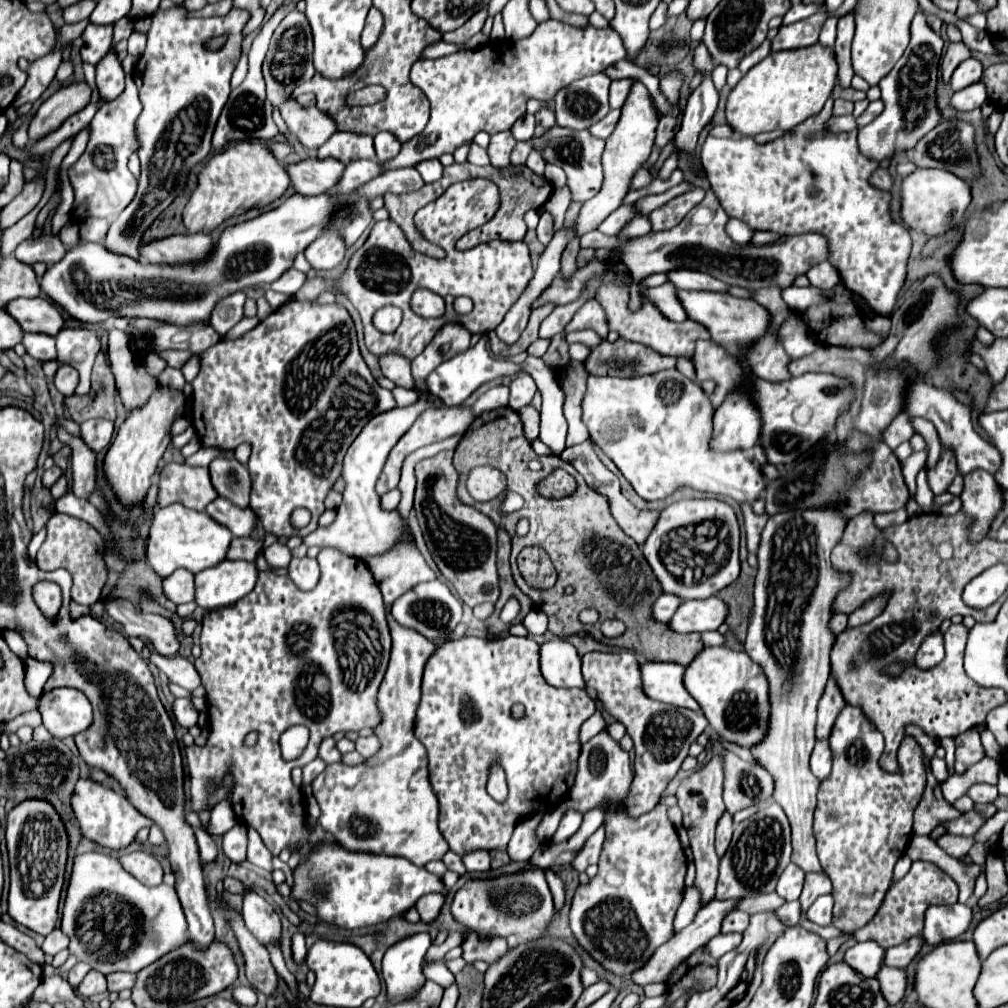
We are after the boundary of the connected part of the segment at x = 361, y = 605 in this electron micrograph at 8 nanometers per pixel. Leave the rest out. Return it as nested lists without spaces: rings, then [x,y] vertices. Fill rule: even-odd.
[[[324,549],[318,553],[318,563],[320,563],[320,581],[314,589],[310,591],[302,591],[298,589],[292,579],[288,575],[276,575],[274,571],[260,571],[258,573],[258,581],[256,581],[256,587],[252,589],[252,593],[248,593],[246,597],[242,597],[240,601],[236,601],[236,605],[228,605],[228,607],[220,607],[220,609],[214,609],[214,611],[206,611],[204,617],[202,617],[202,635],[200,635],[200,645],[202,645],[202,655],[194,661],[194,667],[198,669],[200,677],[202,677],[202,687],[206,689],[206,703],[208,703],[208,725],[210,725],[210,735],[208,735],[208,741],[204,747],[198,747],[198,745],[192,745],[192,747],[184,747],[184,757],[186,757],[186,767],[188,767],[188,775],[190,775],[190,801],[192,801],[192,811],[200,813],[204,809],[214,809],[220,801],[228,801],[236,819],[242,819],[248,827],[256,829],[258,835],[262,837],[264,845],[272,851],[272,855],[280,855],[282,849],[290,849],[290,853],[298,851],[300,853],[300,863],[306,861],[306,857],[310,855],[310,851],[314,849],[314,845],[318,843],[336,843],[336,839],[326,833],[320,825],[316,827],[308,827],[308,813],[306,813],[306,801],[303,800],[304,795],[301,788],[296,787],[290,779],[290,771],[294,767],[304,767],[308,765],[312,759],[316,759],[318,755],[318,745],[322,743],[322,739],[326,737],[332,737],[334,733],[342,731],[342,733],[348,733],[348,731],[360,731],[364,727],[370,727],[374,729],[376,725],[380,725],[382,717],[380,717],[380,709],[378,709],[378,699],[376,699],[376,693],[378,693],[378,687],[380,687],[380,681],[386,673],[386,667],[388,667],[388,661],[390,661],[390,649],[392,649],[392,639],[390,639],[390,629],[388,629],[388,623],[386,623],[386,617],[384,617],[384,603],[382,603],[382,593],[372,577],[372,573],[368,571],[368,567],[364,565],[364,561],[356,559],[356,557],[348,557],[336,549]],[[318,675],[324,675],[326,681],[318,679]],[[292,725],[306,725],[310,729],[310,741],[308,741],[308,747],[304,749],[304,753],[294,759],[294,761],[284,761],[282,755],[280,755],[280,745],[278,745],[278,739],[280,735],[292,727]],[[256,731],[258,733],[258,741],[254,747],[246,747],[244,745],[244,739],[248,733]],[[226,775],[232,775],[232,785],[226,787],[224,785],[224,777]]]

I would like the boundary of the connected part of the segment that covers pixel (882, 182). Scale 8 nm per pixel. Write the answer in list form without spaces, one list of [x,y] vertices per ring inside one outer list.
[[[888,167],[884,169],[878,169],[874,175],[872,175],[872,185],[876,185],[878,189],[892,189],[892,175],[890,175],[890,171],[888,171]]]

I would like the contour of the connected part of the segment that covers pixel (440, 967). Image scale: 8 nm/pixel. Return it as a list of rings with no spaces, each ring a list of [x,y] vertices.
[[[435,961],[423,964],[423,973],[427,980],[438,983],[444,989],[455,981],[454,975],[448,970],[443,961]]]

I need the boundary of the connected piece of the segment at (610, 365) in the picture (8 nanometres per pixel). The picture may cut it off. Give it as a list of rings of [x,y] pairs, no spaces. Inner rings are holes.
[[[622,337],[614,343],[608,339],[600,341],[590,349],[588,359],[584,361],[586,373],[598,377],[642,377],[674,367],[674,357],[660,355],[642,343],[626,341]]]

